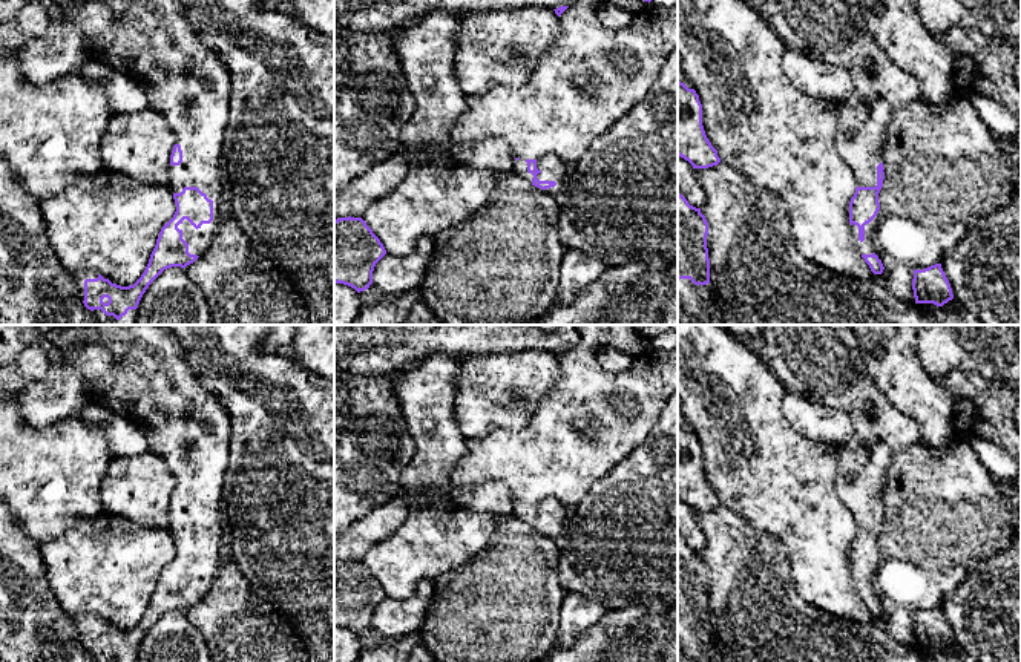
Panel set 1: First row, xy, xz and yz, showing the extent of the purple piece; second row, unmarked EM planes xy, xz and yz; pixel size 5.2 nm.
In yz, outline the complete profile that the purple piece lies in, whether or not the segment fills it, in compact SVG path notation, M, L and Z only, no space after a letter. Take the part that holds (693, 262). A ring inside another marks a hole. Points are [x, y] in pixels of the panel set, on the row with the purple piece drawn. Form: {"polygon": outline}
{"polygon": "M678 192L678 320L725 325L710 288L708 222Z"}

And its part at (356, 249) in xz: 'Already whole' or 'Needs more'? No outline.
Already whole

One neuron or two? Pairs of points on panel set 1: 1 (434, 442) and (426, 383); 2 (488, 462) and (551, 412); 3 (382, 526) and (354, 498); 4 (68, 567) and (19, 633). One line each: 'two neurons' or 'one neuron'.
1: one neuron
2: one neuron
3: two neurons
4: two neurons

